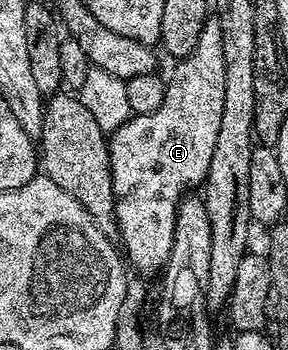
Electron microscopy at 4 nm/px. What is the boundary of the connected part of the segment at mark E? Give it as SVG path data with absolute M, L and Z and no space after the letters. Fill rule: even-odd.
M213 18L207 19L200 34L200 42L196 42L196 50L181 57L175 64L178 65L174 73L166 80L166 93L164 102L160 102L160 110L152 110L152 114L131 115L129 120L108 136L118 240L129 267L138 274L158 274L163 271L172 252L178 204L188 190L196 189L194 187L197 184L199 187L205 181L208 166L212 162L216 133L220 130L220 114L224 114L224 38L220 38L220 22Z

